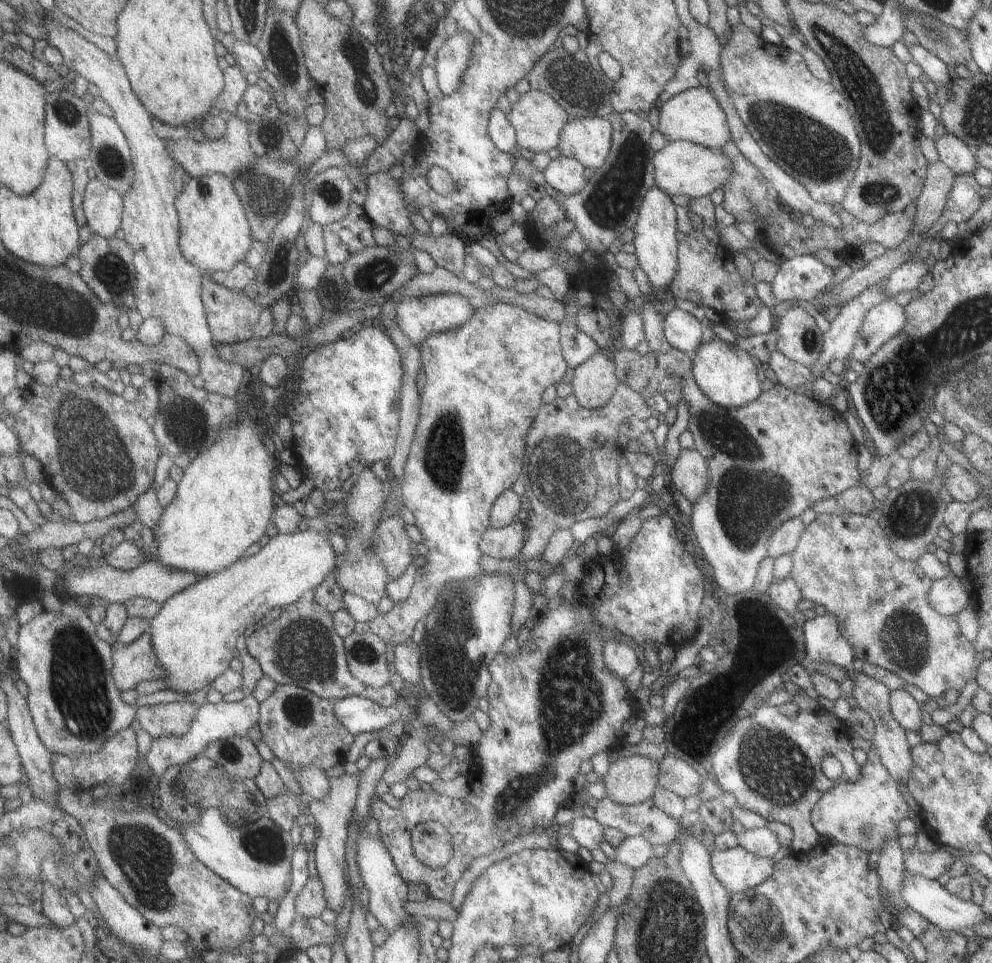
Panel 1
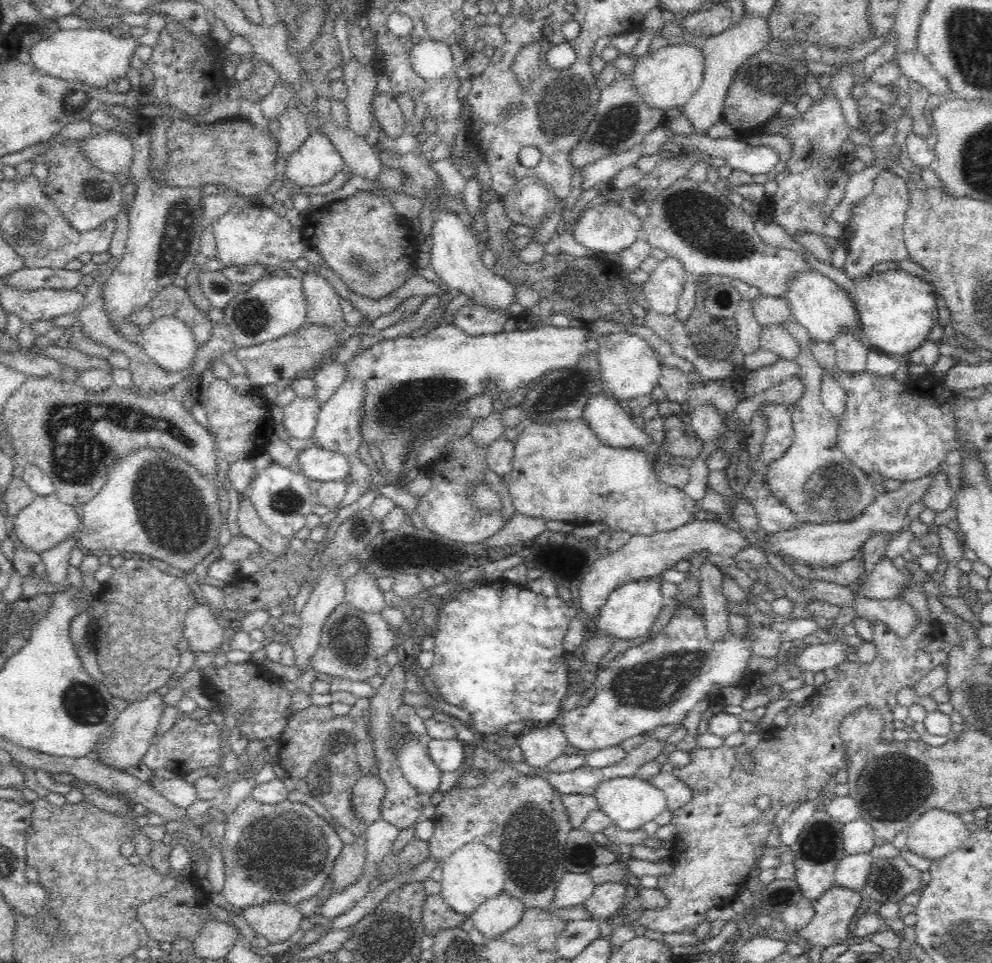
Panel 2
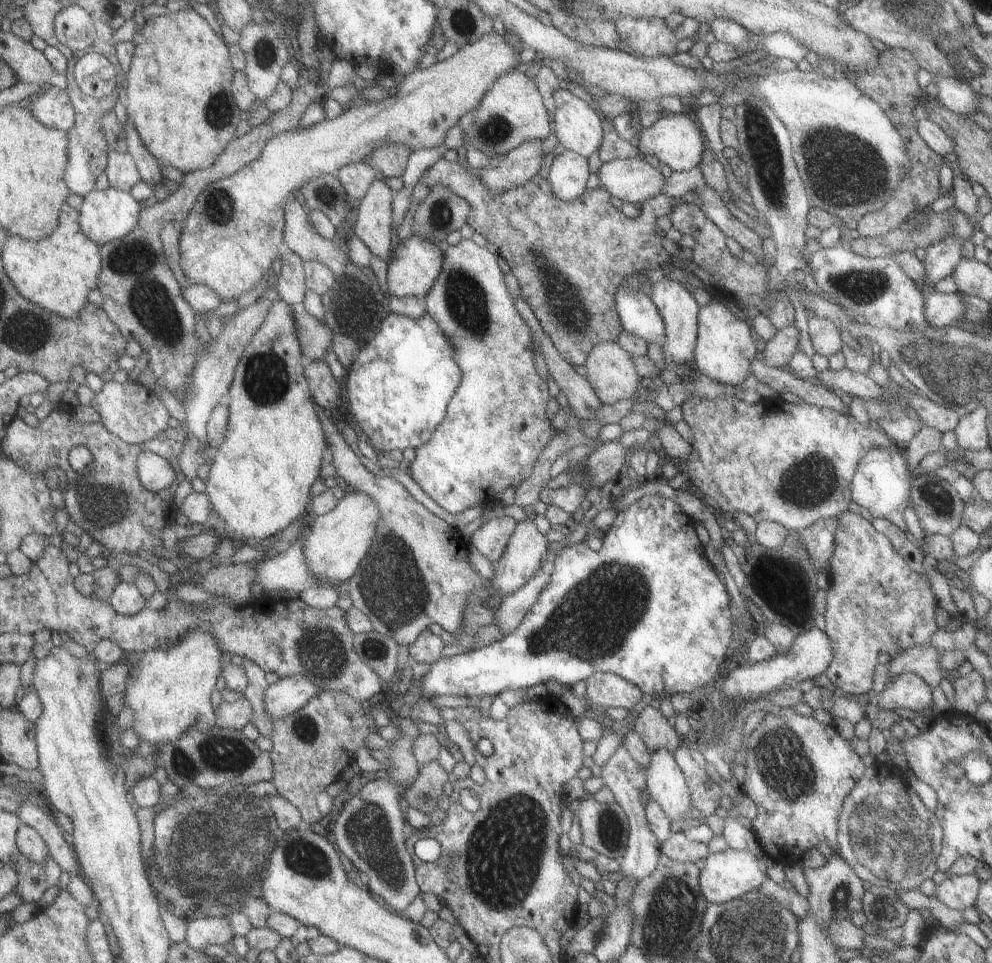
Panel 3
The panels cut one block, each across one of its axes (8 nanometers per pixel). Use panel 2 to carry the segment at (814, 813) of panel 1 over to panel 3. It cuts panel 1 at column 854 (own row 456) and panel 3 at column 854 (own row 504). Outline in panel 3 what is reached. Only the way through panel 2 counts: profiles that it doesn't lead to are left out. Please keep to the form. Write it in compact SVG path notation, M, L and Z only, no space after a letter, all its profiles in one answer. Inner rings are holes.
M880 763L867 767L847 793L836 820L836 841L840 857L861 880L871 885L894 884L897 888L918 887L936 871L935 859L940 851L942 830L939 821L930 812L908 783L908 778L894 764Z

